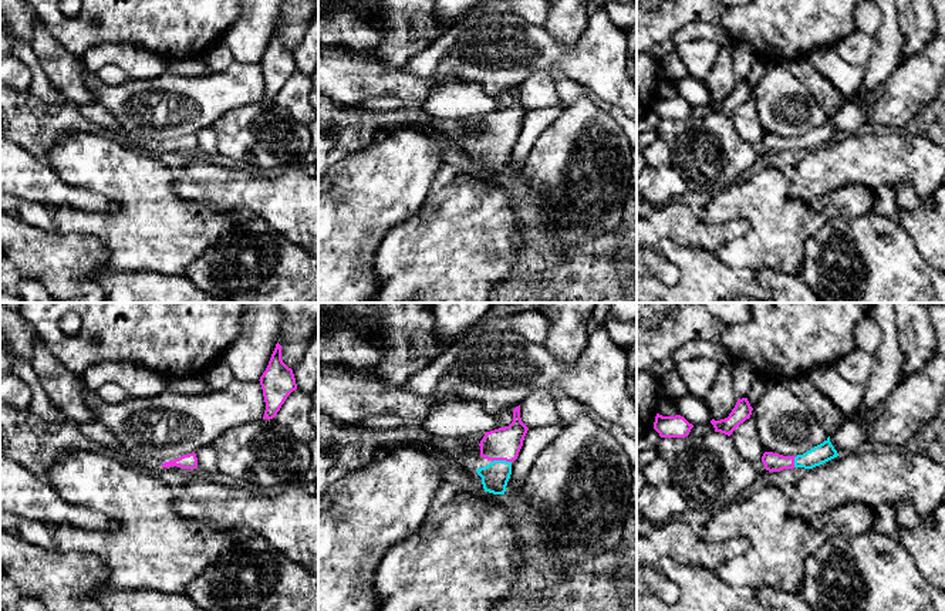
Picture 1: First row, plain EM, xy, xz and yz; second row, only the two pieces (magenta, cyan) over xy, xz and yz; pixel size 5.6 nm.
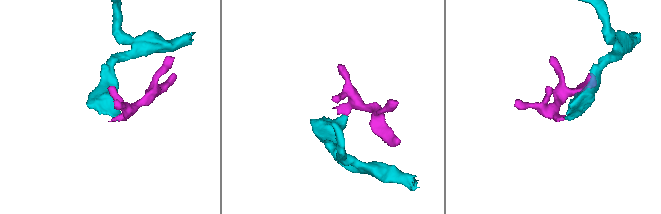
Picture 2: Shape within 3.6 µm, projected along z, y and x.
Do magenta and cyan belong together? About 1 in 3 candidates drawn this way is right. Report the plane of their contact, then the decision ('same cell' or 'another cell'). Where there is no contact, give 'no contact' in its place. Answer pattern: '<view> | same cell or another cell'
xz | same cell

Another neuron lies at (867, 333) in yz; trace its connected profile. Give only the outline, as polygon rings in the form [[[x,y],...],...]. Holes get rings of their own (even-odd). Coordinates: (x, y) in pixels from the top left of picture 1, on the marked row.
[[[868,311],[854,328],[855,348],[861,348],[868,354],[875,354],[882,342],[881,327],[874,315]]]

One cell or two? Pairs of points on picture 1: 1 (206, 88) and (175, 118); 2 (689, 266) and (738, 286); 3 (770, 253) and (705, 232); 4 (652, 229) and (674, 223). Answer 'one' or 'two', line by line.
1: one
2: one
3: two
4: one

